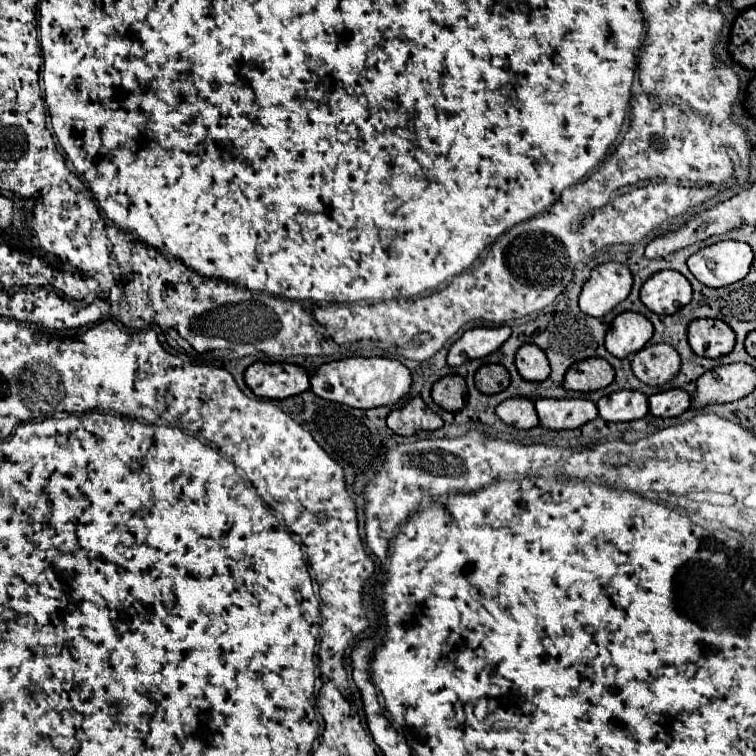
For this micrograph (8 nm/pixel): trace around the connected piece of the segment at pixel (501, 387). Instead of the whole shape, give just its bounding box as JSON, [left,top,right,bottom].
[475,365,509,395]

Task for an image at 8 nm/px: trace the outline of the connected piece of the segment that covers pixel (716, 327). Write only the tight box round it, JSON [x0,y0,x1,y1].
[689,319,735,357]

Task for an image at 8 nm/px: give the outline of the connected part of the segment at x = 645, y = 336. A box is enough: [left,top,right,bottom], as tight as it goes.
[605,311,653,359]

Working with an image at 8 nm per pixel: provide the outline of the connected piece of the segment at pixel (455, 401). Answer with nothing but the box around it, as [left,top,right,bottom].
[433,375,467,411]

